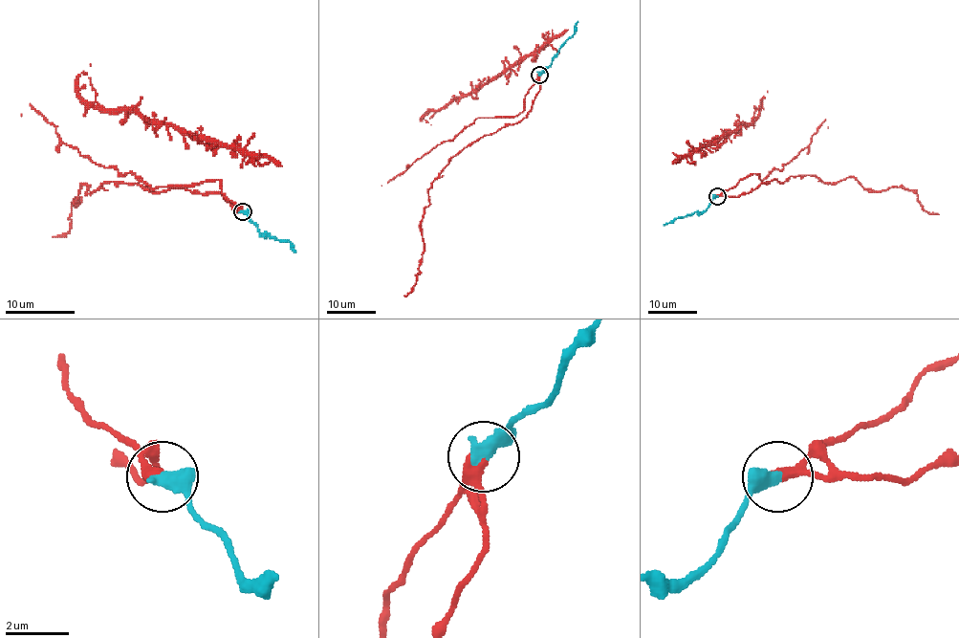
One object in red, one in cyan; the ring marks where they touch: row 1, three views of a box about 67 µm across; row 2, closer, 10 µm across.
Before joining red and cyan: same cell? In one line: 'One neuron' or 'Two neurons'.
One neuron

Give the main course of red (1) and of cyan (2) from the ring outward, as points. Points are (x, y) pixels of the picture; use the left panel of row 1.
1: (242, 210), (220, 193), (107, 181), (88, 193), (81, 185), (71, 228), (52, 236)
2: (242, 210), (259, 231), (287, 240), (295, 252)

